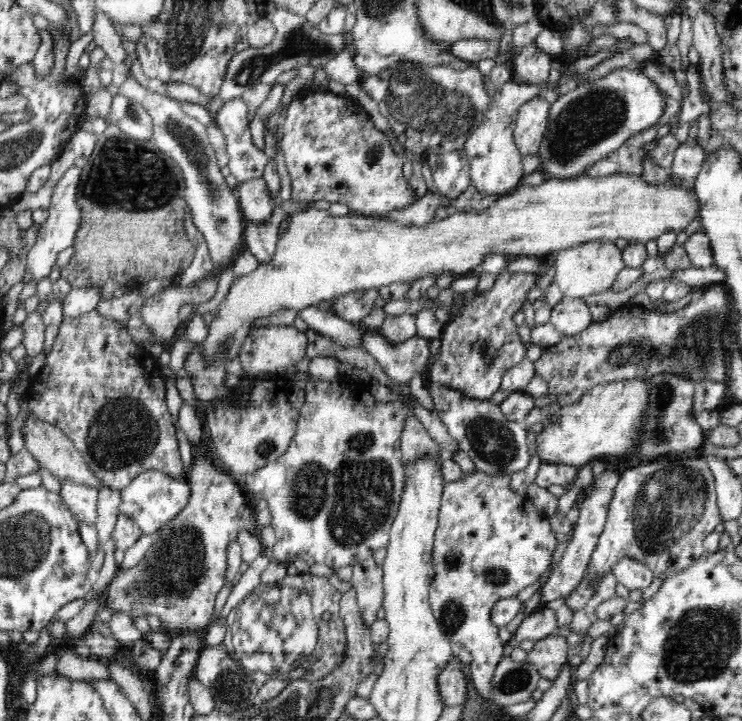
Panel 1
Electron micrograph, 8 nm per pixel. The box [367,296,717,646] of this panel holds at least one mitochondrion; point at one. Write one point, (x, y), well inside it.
(669, 504)

